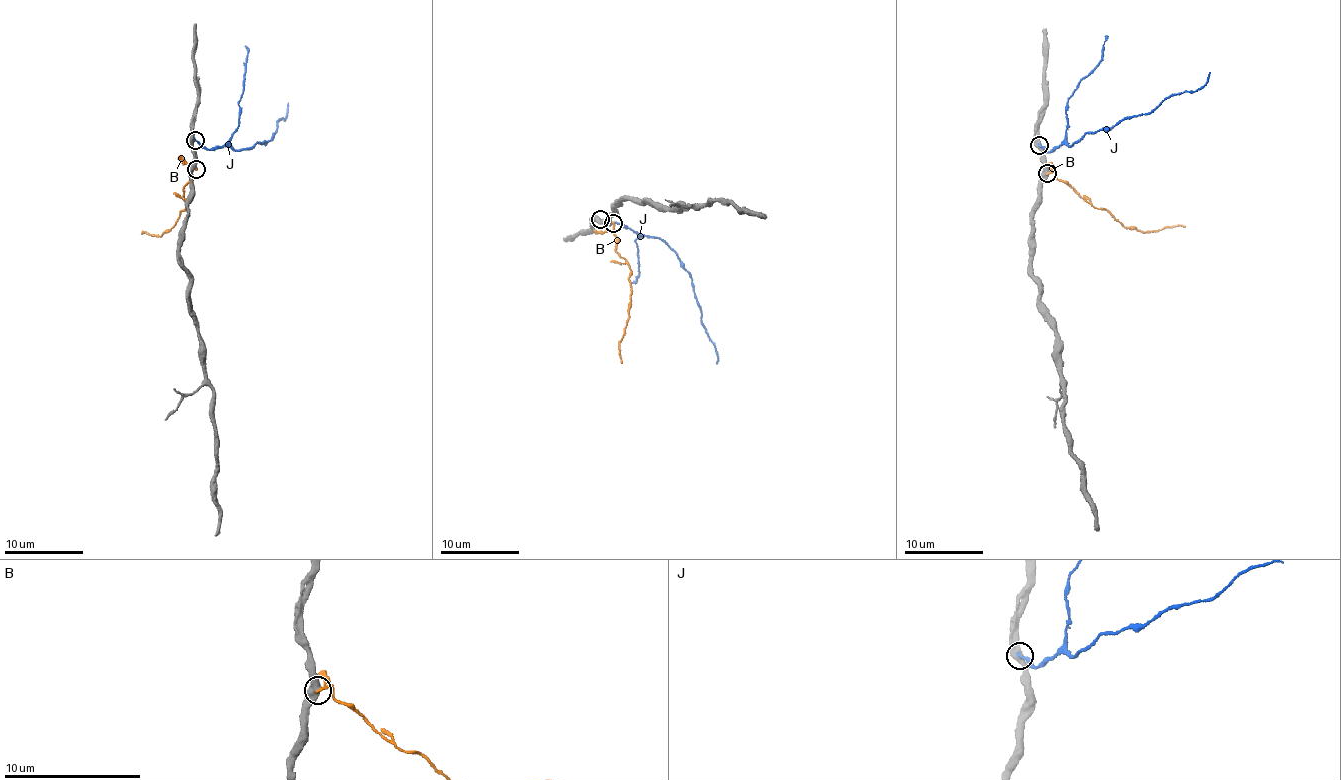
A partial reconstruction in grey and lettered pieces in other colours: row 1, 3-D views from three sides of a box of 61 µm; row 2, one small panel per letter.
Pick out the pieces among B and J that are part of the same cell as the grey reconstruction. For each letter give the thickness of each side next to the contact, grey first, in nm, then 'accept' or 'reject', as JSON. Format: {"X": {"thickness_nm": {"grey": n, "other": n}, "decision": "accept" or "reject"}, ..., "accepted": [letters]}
{"B": {"thickness_nm": {"grey": 550, "other": 200}, "decision": "reject"}, "J": {"thickness_nm": {"grey": 440, "other": 180}, "decision": "accept"}, "accepted": ["J"]}

